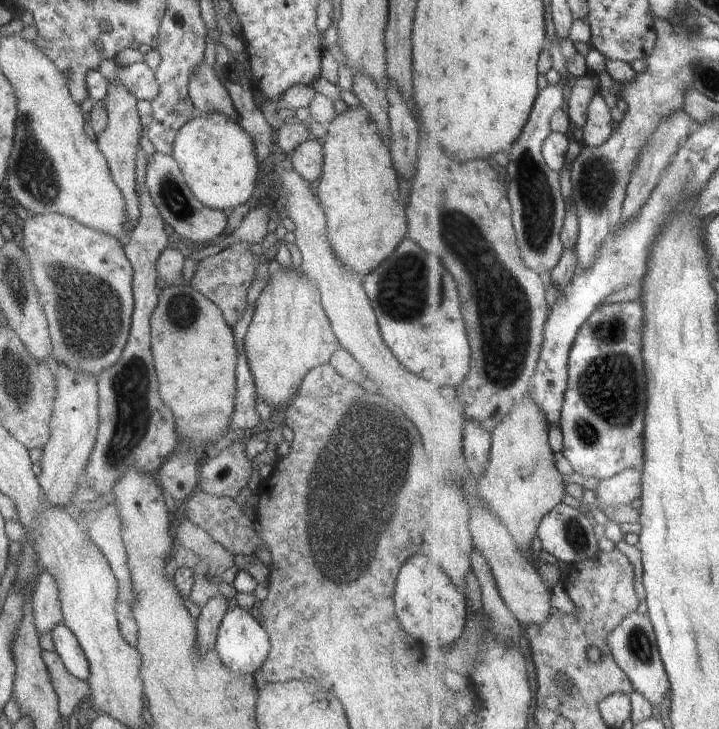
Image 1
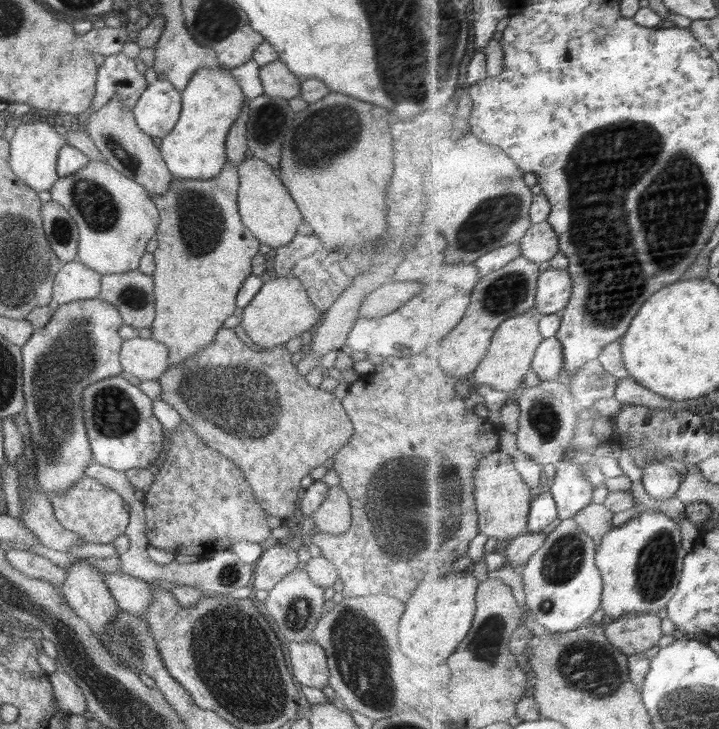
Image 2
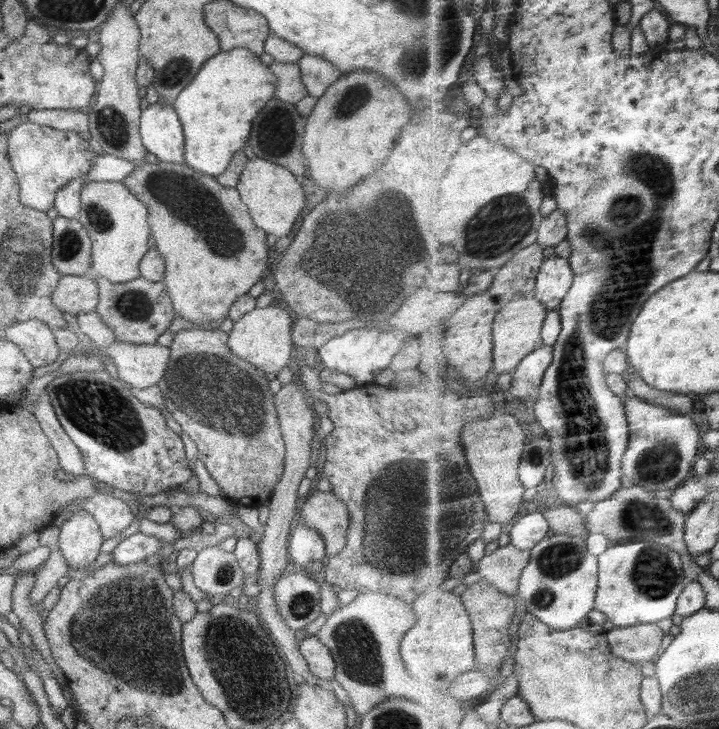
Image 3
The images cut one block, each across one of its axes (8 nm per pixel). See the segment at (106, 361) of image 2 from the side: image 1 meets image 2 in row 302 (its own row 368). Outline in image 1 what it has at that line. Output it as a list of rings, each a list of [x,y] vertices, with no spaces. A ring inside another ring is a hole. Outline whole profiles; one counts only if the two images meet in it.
[[[62,214],[33,215],[24,221],[19,237],[29,273],[38,290],[38,300],[48,320],[53,362],[68,366],[74,372],[98,377],[120,360],[131,328],[134,308],[133,271],[123,244],[114,236],[96,232]]]

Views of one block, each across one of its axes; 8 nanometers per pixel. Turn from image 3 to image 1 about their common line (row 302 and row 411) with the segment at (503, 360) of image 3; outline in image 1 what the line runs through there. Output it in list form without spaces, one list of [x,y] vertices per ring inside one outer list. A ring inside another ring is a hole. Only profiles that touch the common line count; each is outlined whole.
[[[526,396],[492,433],[494,440],[488,472],[476,480],[480,496],[492,512],[504,520],[518,548],[531,559],[534,558],[534,539],[538,537],[542,522],[552,510],[563,504],[567,494],[550,444],[550,426],[544,410],[532,400],[532,396]]]

